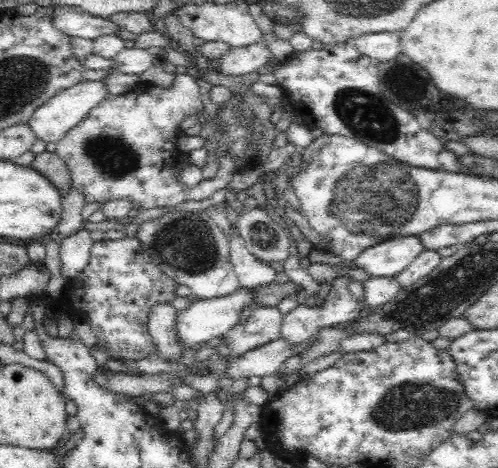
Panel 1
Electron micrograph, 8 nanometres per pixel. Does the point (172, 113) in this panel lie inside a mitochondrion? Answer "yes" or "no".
no

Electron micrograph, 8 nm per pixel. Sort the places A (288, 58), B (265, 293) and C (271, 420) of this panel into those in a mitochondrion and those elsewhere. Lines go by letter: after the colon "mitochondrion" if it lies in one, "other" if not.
A: other
B: other
C: other

